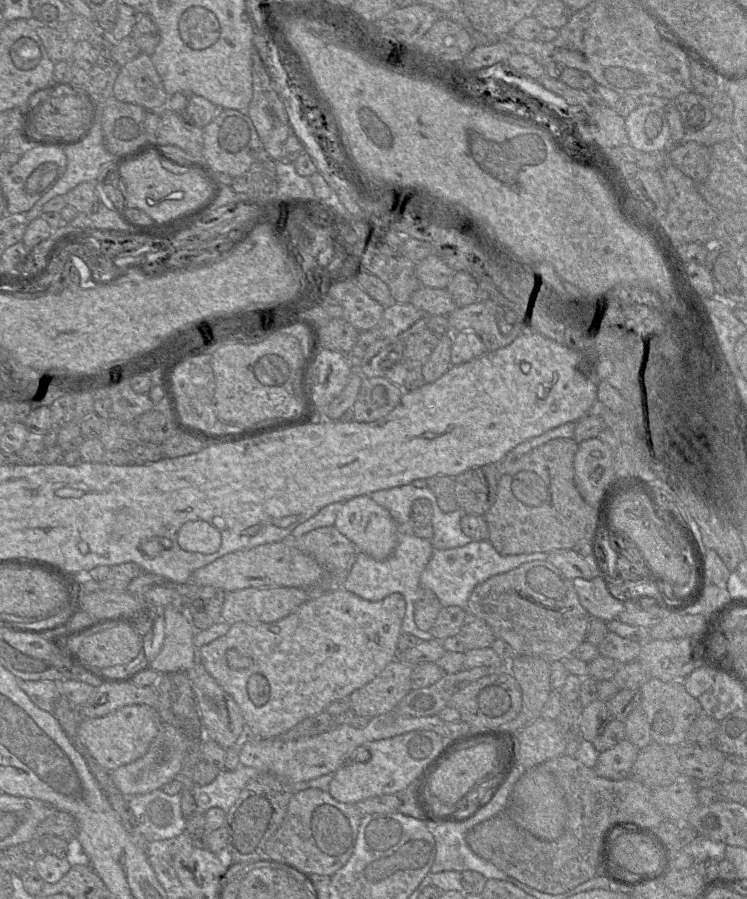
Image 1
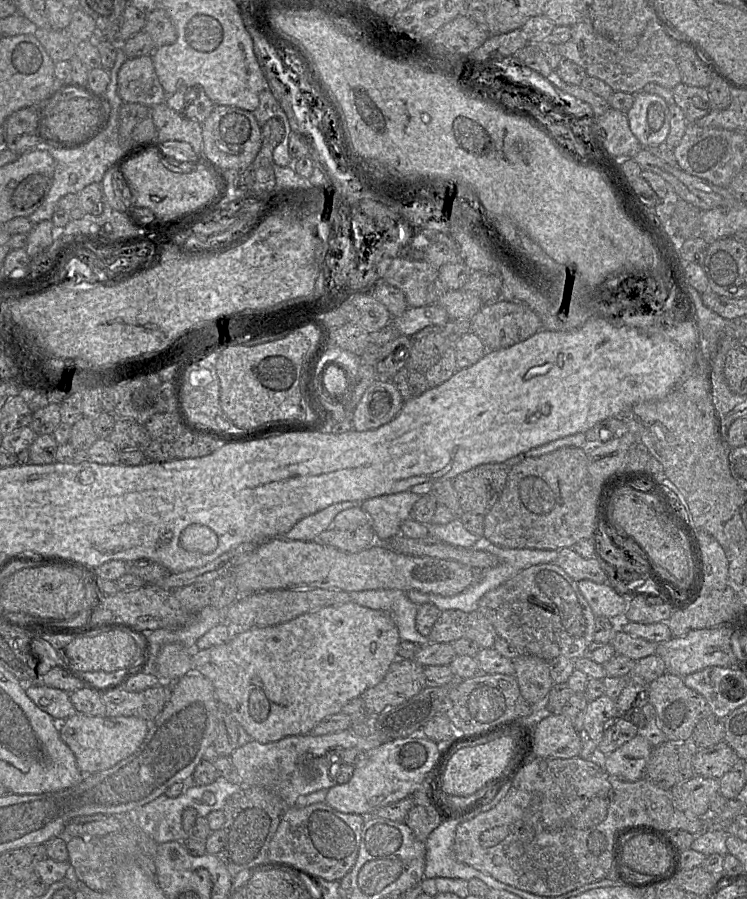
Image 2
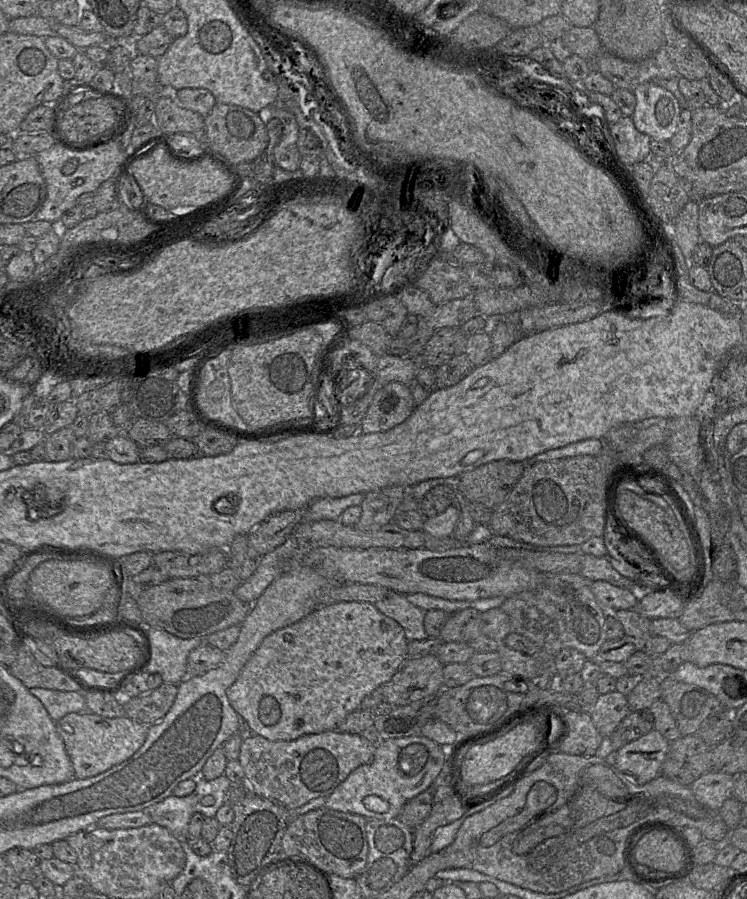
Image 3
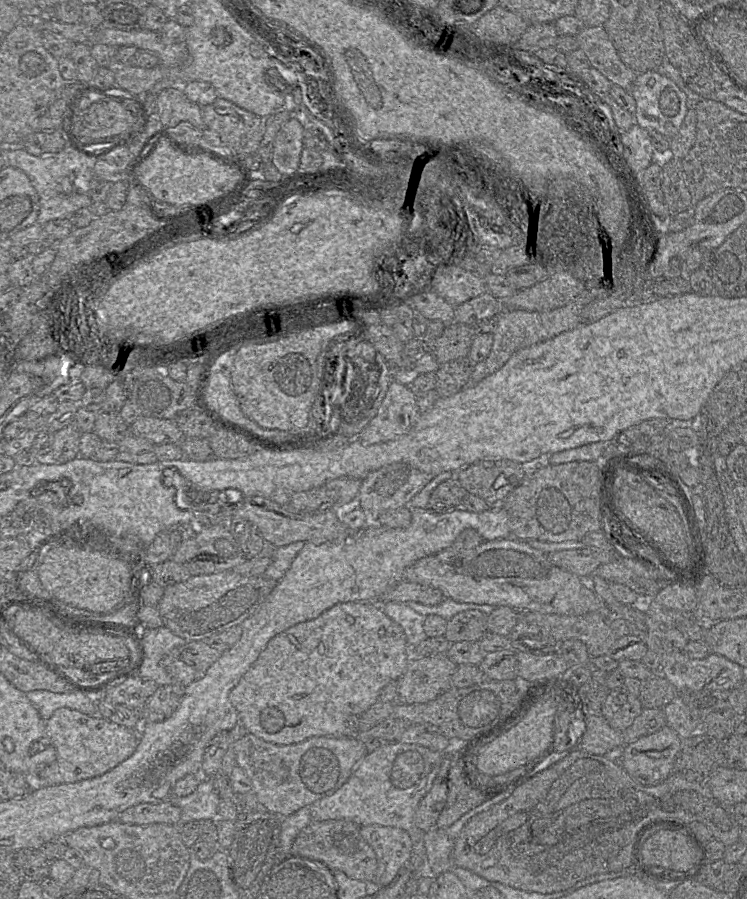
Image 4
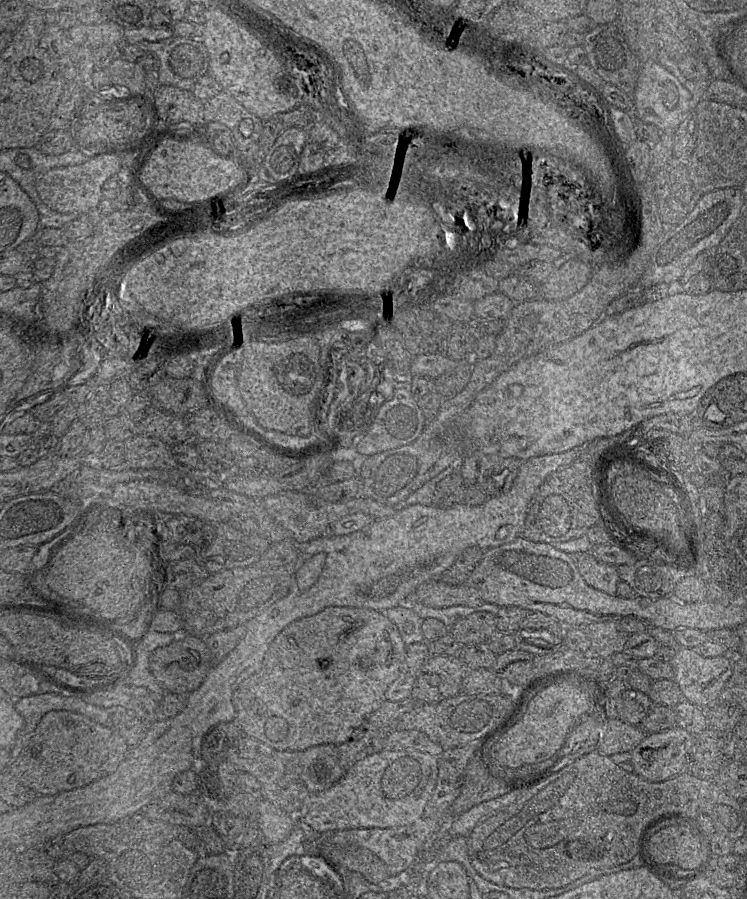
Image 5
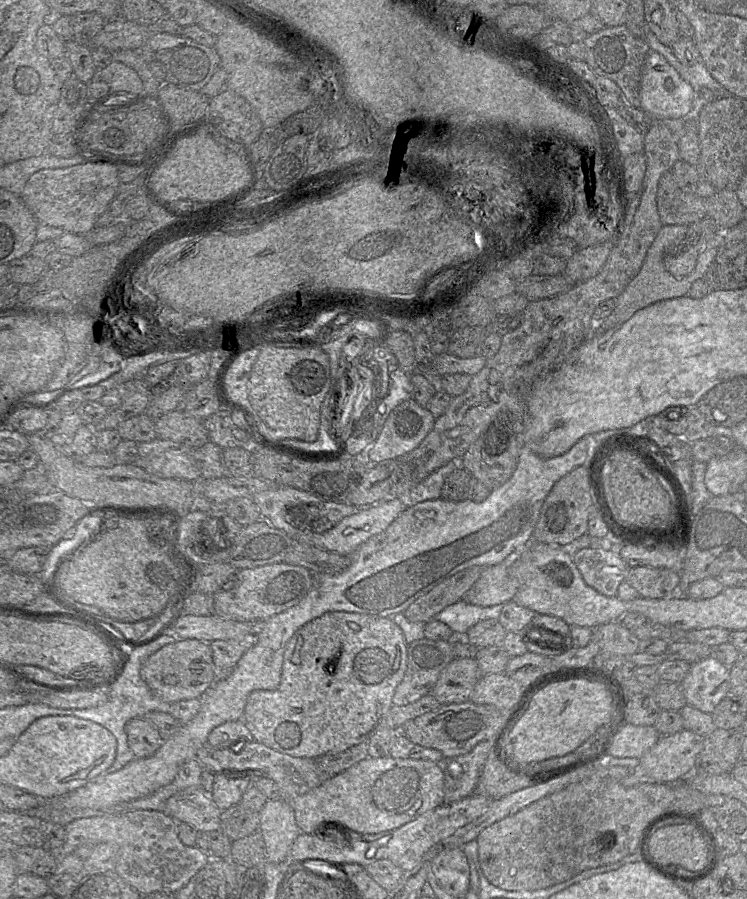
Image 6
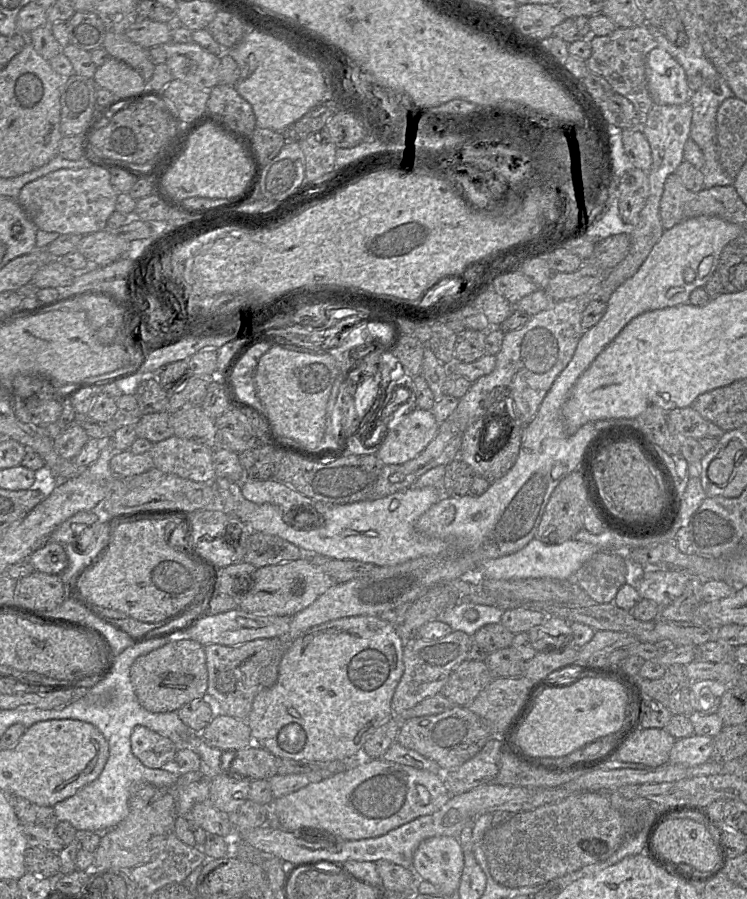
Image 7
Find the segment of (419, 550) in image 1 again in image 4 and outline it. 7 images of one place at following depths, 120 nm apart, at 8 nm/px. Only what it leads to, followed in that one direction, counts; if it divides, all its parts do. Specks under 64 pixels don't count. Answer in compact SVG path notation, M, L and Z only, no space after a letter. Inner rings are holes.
M385 602L380 604L383 612L401 626L410 649L427 639L423 628L426 616L417 613L406 603Z

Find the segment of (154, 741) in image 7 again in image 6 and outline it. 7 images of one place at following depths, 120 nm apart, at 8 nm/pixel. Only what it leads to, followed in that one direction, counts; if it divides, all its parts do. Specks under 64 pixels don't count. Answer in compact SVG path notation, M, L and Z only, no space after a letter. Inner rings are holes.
M143 717L129 719L124 730L128 746L135 758L153 755L164 740L159 731Z

